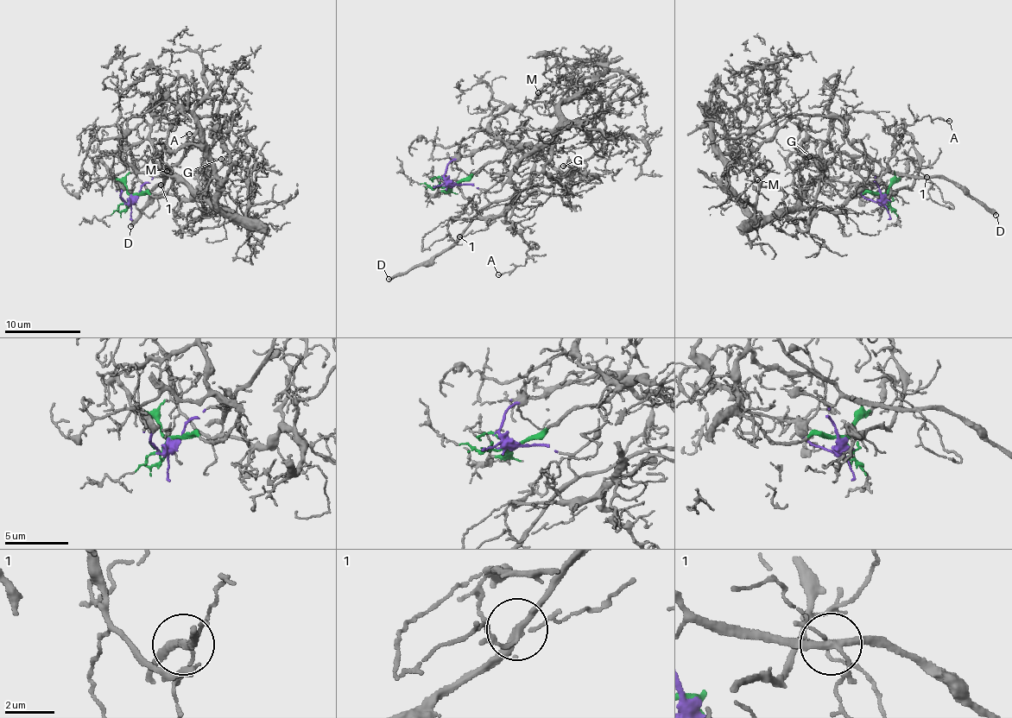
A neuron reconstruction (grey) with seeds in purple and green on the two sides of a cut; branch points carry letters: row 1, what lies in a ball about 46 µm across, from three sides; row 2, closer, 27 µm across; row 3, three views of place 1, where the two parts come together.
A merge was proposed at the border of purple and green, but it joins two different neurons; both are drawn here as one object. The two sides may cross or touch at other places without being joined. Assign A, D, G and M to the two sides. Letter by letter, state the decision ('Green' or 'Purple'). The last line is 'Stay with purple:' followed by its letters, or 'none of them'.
A: Green
D: Purple
G: Green
M: Green
Stay with purple: D

